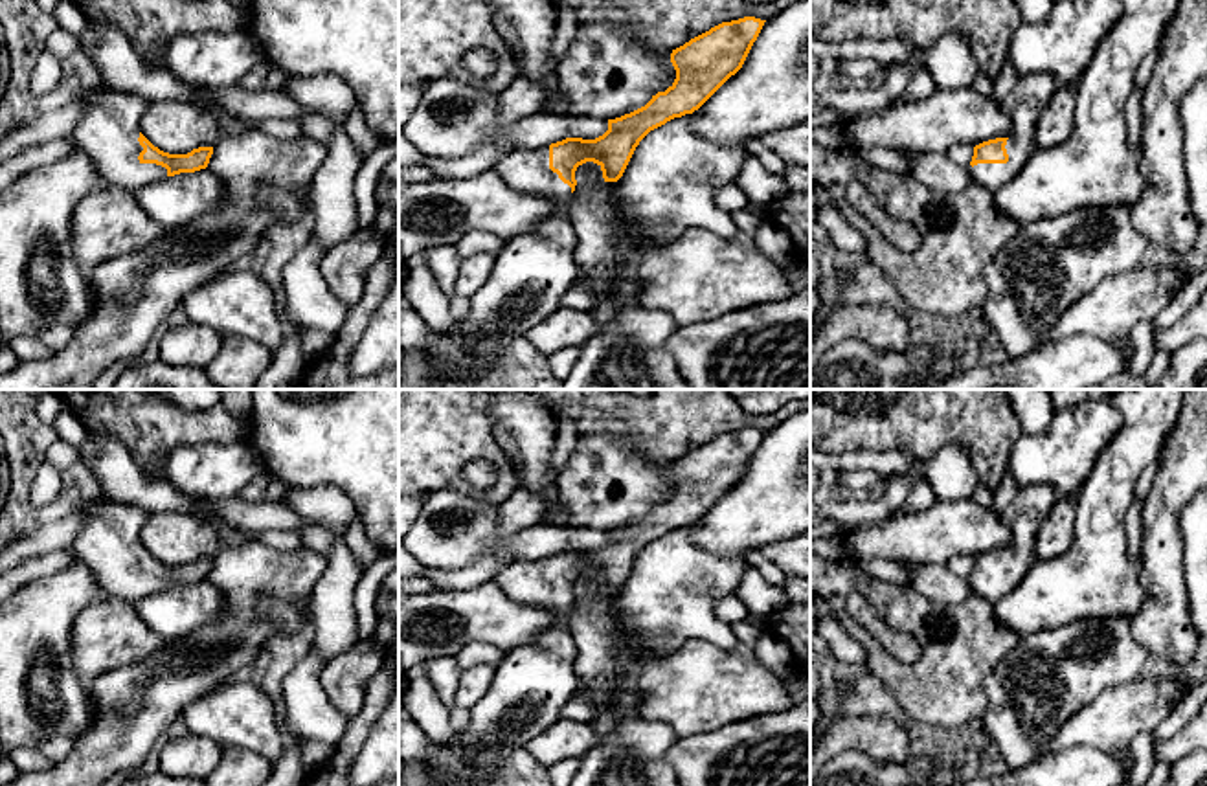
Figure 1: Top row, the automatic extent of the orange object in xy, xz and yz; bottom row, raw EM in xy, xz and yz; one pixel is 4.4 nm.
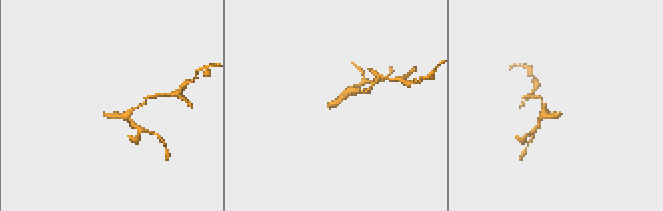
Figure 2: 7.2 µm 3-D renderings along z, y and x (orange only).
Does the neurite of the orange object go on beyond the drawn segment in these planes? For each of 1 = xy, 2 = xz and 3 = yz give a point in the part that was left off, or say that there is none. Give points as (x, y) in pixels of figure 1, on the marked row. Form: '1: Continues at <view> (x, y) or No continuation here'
1: Continues at xy (109, 131)
2: Continues at xz (528, 171)
3: Continues at yz (1024, 103)

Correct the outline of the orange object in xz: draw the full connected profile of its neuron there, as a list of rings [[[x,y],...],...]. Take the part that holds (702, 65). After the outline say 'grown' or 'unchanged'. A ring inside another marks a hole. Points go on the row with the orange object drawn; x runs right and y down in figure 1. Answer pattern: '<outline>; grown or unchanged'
[[[744,17],[722,22],[672,50],[674,83],[621,118],[608,119],[608,130],[595,140],[566,138],[529,149],[507,151],[494,173],[514,191],[551,200],[570,198],[575,171],[586,162],[601,167],[604,182],[617,182],[639,141],[674,118],[698,110],[731,75],[735,75],[766,20]]]; grown

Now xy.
[[[103,83],[77,97],[86,110],[72,140],[90,158],[103,184],[136,191],[156,180],[206,169],[213,147],[169,154],[154,147],[140,129],[151,101]]]; grown

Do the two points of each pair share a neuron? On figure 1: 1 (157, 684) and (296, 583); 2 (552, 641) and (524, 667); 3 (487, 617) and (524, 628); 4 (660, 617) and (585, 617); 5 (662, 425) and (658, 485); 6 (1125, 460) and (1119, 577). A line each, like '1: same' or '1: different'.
1: same
2: same
3: same
4: different
5: different
6: same

